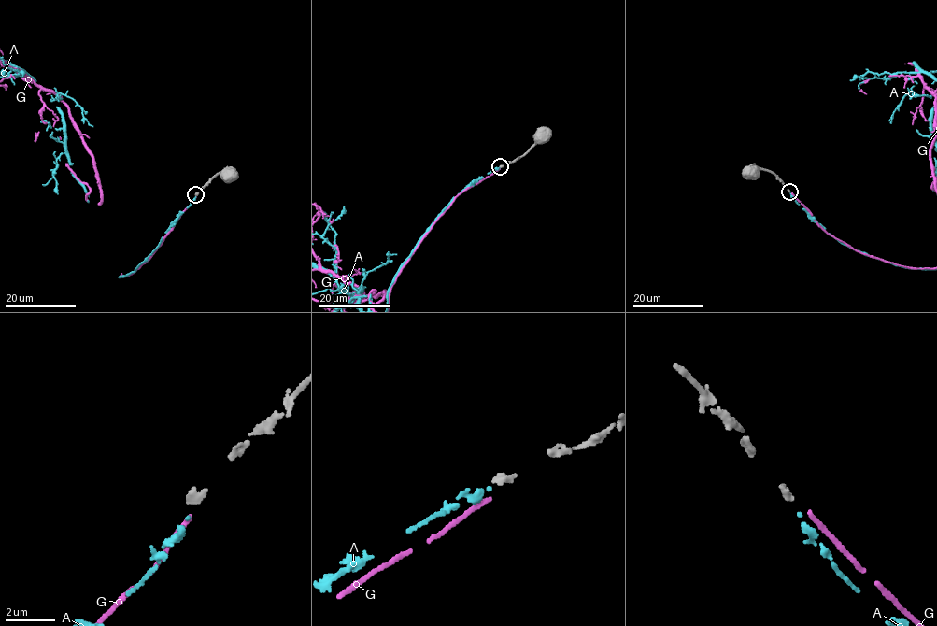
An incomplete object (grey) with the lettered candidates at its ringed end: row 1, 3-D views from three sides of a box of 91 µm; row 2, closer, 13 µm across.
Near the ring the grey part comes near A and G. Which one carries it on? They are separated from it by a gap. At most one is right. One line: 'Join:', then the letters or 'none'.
Join: A

